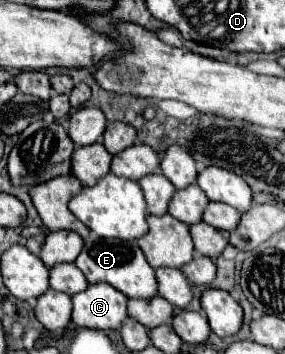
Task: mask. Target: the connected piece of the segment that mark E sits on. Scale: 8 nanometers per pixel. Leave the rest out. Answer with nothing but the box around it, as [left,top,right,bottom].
[75,234,157,298]

